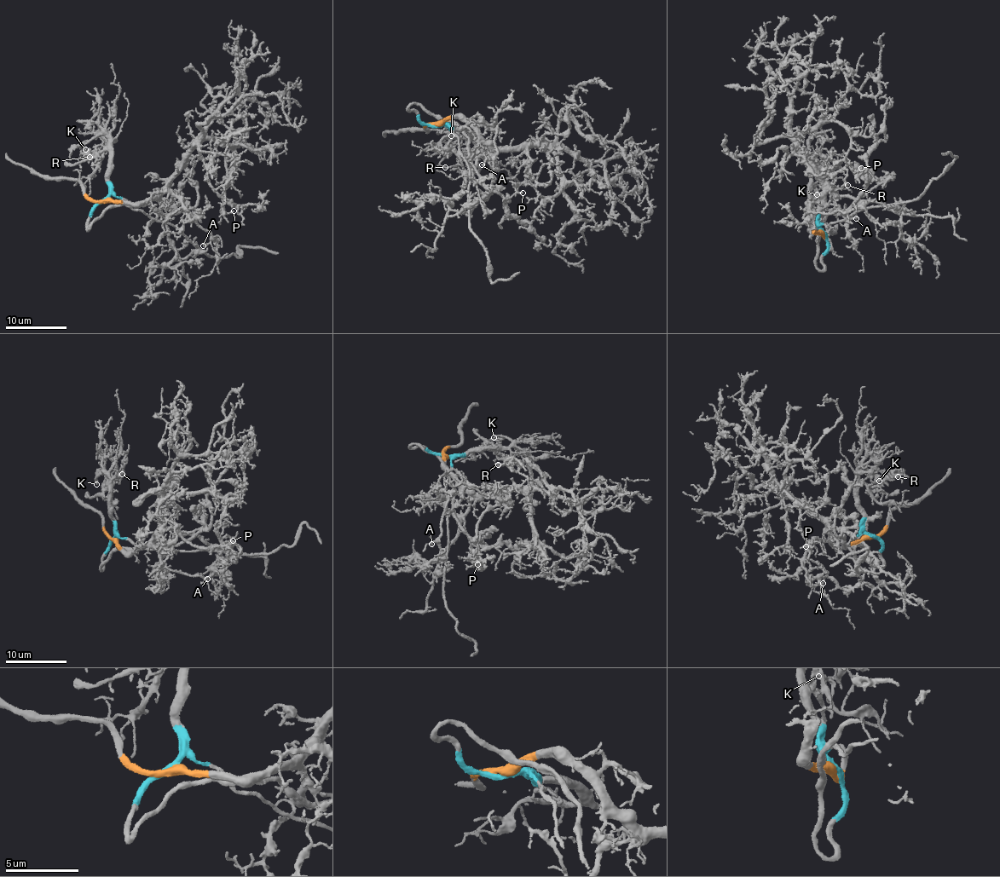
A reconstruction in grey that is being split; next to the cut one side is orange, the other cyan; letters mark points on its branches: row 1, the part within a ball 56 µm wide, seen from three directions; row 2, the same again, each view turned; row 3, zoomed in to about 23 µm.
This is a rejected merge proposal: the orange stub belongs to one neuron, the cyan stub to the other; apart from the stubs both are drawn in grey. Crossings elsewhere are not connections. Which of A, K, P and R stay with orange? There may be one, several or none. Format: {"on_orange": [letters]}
{"on_orange": ["A", "P"]}

